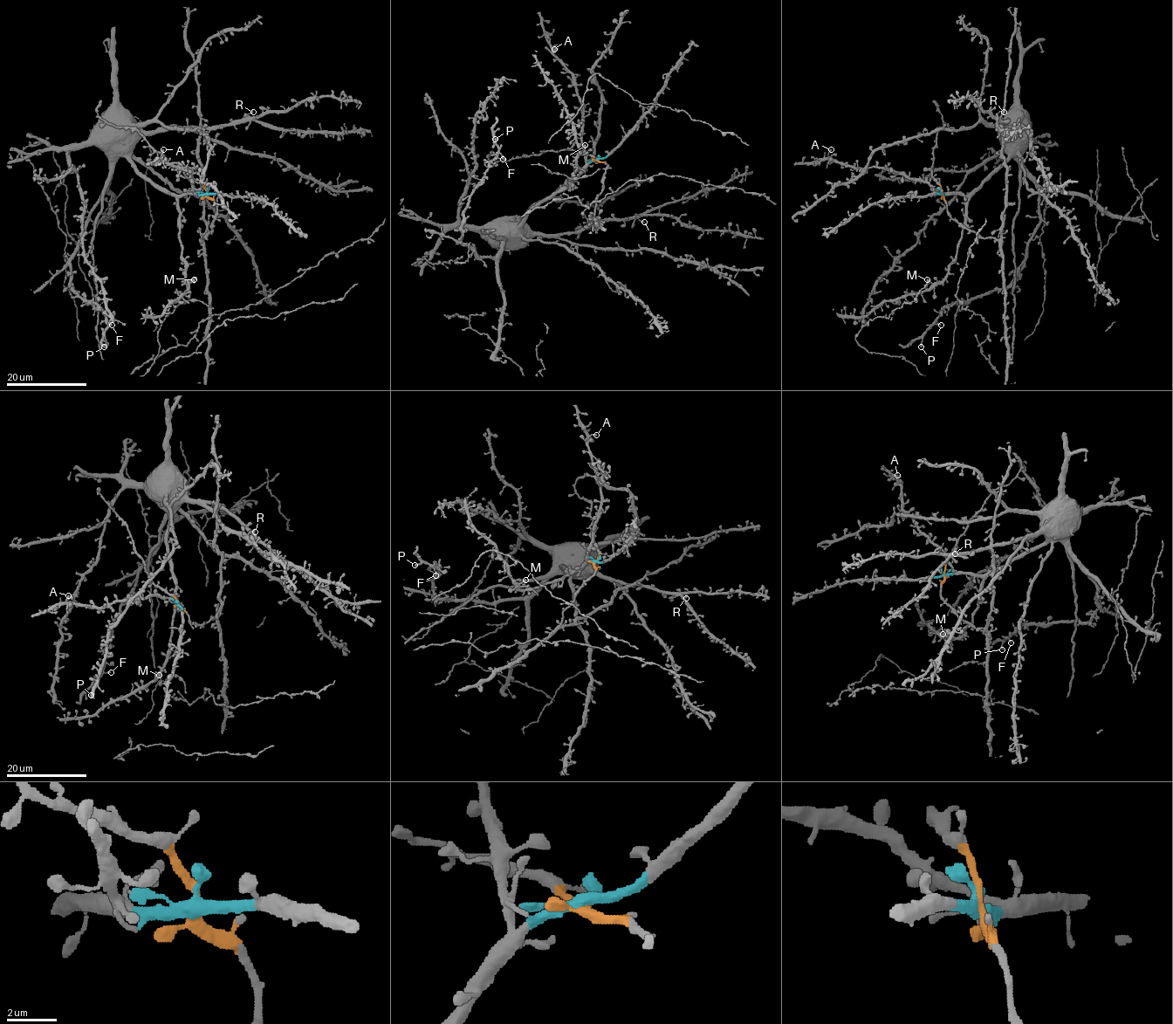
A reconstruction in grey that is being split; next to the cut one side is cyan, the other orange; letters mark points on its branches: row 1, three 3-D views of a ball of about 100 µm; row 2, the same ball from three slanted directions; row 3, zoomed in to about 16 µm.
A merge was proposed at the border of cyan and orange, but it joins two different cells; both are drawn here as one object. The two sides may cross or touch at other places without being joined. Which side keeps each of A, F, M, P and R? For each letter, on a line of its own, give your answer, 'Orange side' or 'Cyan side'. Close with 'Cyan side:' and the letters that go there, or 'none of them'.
A: Cyan side
F: Cyan side
M: Cyan side
P: Cyan side
R: Cyan side
Cyan side: A, F, M, P, R

